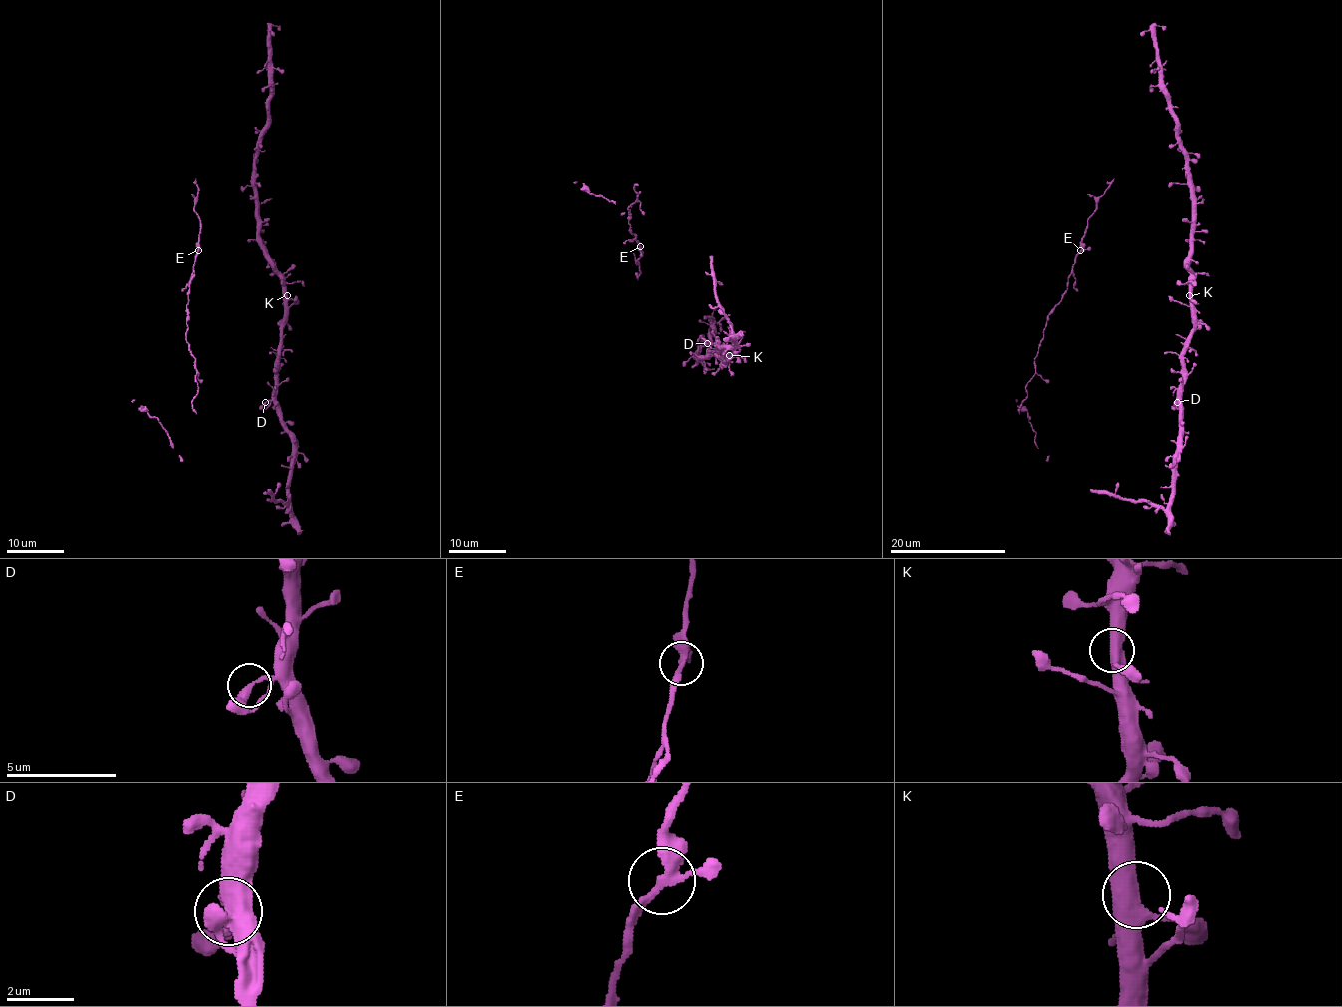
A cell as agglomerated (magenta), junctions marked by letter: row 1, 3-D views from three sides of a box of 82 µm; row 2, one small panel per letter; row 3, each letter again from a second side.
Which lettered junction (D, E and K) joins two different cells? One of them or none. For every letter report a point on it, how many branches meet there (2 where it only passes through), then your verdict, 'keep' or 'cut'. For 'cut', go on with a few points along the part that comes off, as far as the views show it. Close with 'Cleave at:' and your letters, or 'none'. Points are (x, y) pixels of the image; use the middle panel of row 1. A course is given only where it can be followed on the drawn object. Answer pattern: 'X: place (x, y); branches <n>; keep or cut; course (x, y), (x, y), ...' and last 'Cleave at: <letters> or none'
D: place (707, 343); branches 3; keep
E: place (640, 246); branches 3; keep
K: place (729, 355); branches 3; keep
Cleave at: none

